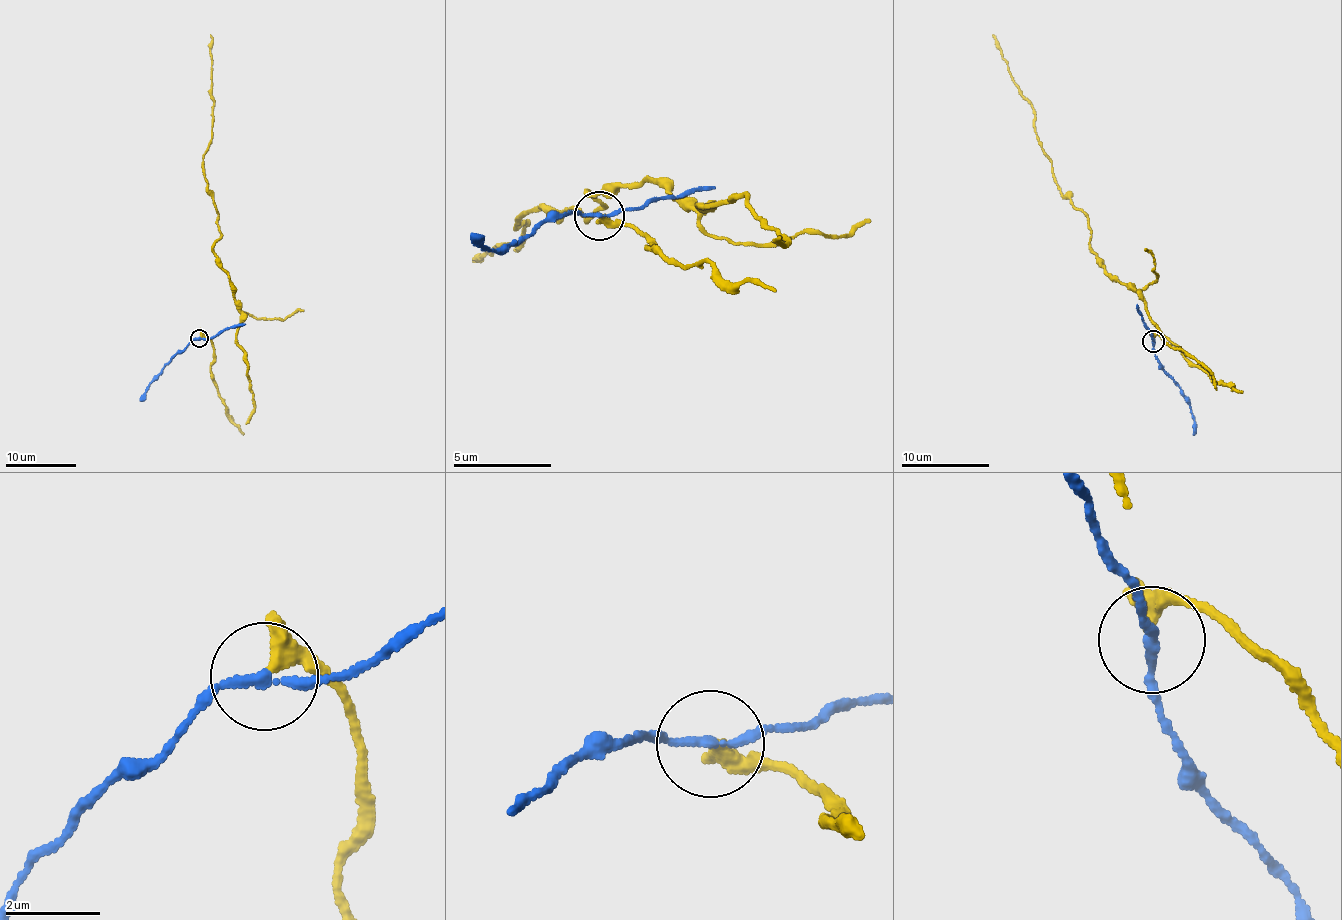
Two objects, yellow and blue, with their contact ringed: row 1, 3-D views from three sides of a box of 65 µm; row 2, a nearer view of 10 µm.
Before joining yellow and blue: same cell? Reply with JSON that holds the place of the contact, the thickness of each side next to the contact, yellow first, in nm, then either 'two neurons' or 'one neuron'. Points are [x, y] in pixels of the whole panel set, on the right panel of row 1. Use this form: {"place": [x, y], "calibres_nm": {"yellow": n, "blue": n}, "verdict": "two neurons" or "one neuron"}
{"place": [1153, 341], "calibres_nm": {"yellow": 400, "blue": 170}, "verdict": "two neurons"}

